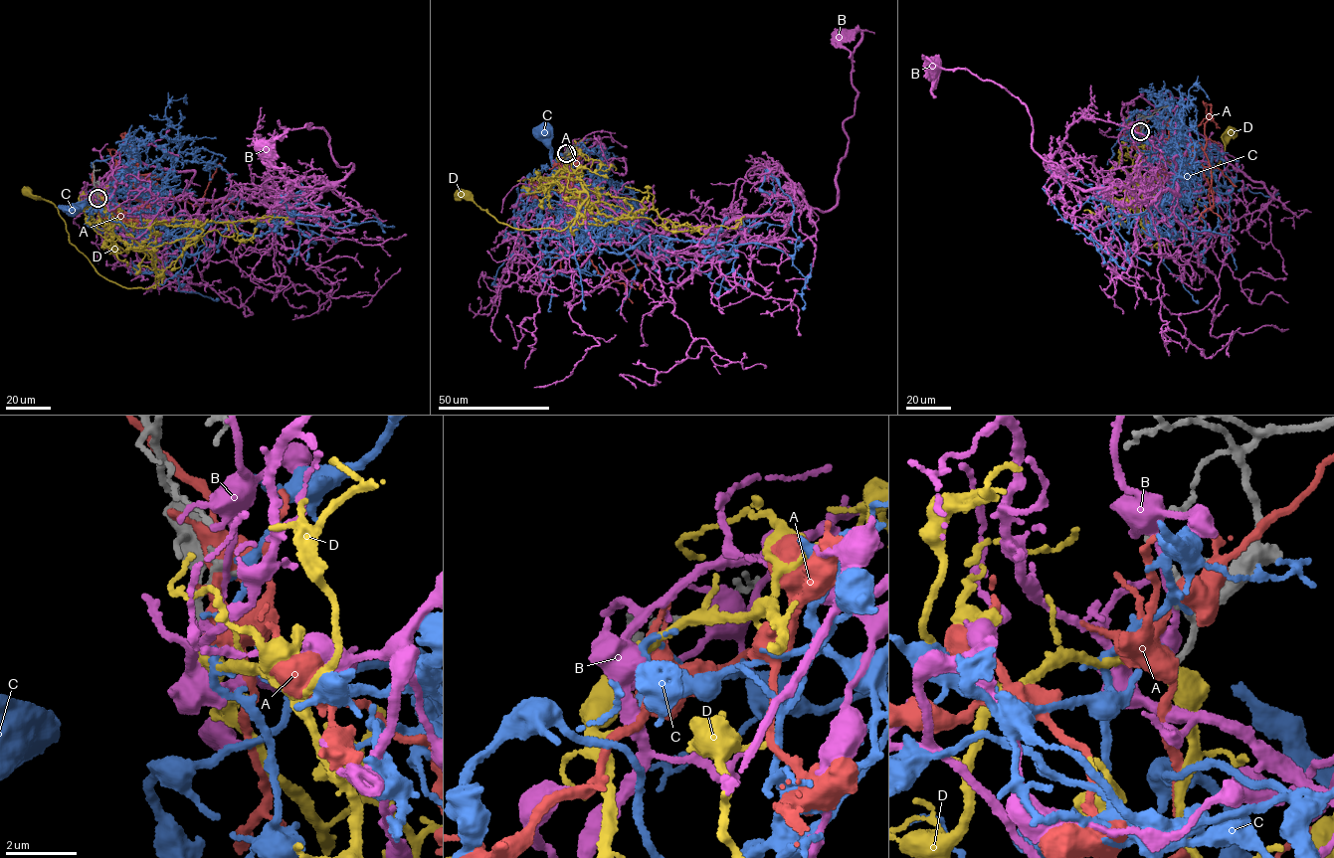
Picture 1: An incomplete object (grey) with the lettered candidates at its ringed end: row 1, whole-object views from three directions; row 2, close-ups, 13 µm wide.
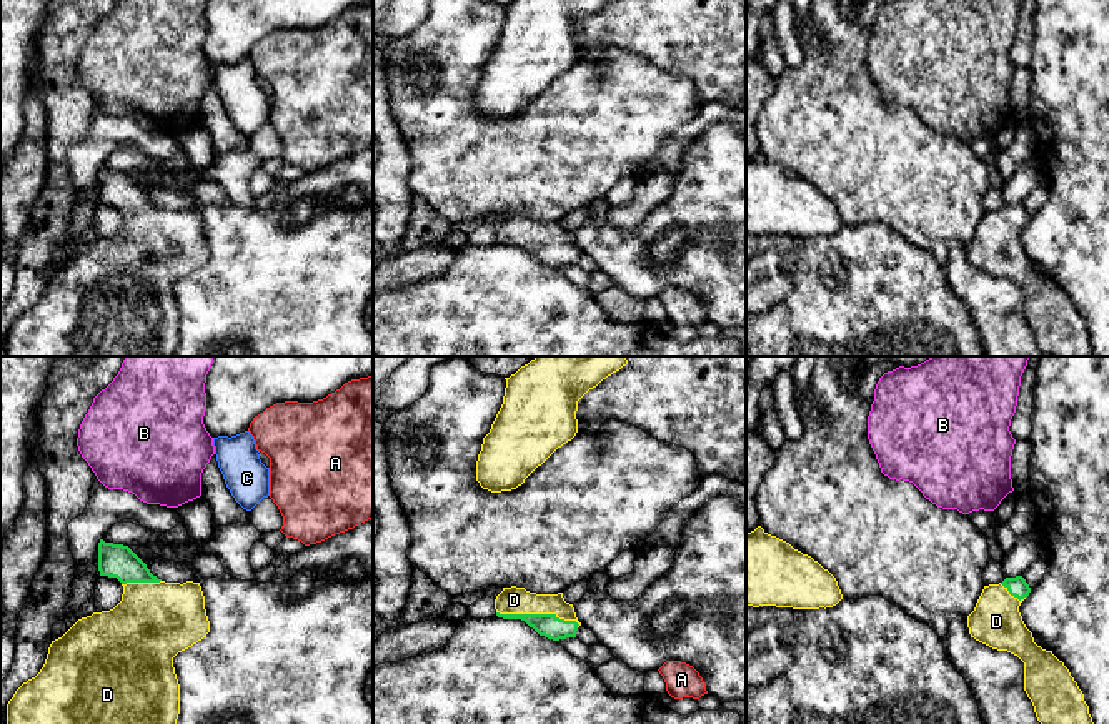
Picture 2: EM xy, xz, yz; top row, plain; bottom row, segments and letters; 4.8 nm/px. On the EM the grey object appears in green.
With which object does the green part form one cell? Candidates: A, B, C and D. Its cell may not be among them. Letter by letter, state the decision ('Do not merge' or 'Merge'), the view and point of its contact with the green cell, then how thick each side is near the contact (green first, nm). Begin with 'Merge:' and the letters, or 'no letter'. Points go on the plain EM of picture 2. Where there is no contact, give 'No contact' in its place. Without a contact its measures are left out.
Merge: D
A: Do not merge. No contact
B: Do not merge. No contact
C: Do not merge. No contact
D: Merge. Touches green at xz (538, 242). Thickness 120 nm (green) against 130 nm

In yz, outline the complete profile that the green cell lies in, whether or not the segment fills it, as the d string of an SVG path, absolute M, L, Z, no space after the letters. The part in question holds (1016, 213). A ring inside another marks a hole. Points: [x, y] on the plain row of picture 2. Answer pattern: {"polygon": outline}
{"polygon": "M1022 203L984 213L967 243L971 265L1024 290L1024 318L1042 356L1097 356L1069 296L1034 270L1019 240L1031 215Z"}

